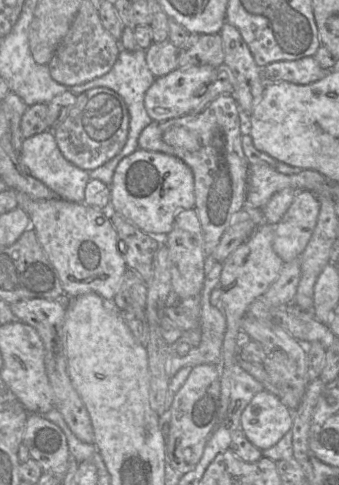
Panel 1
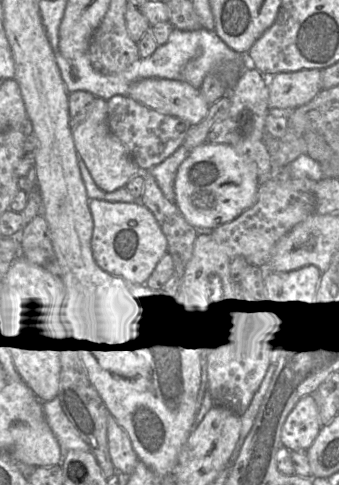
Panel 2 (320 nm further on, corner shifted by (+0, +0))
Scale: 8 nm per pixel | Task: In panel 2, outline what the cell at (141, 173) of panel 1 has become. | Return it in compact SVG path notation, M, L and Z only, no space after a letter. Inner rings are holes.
M206 142L190 150L179 166L174 182L174 202L190 225L197 230L213 230L222 224L231 222L250 208L257 200L258 188L258 169L254 161L238 154L230 145Z

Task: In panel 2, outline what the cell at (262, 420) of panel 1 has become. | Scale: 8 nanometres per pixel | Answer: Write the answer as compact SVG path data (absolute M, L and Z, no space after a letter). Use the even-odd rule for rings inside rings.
M312 395L302 397L289 413L281 431L281 442L290 451L307 450L318 436L322 423Z

